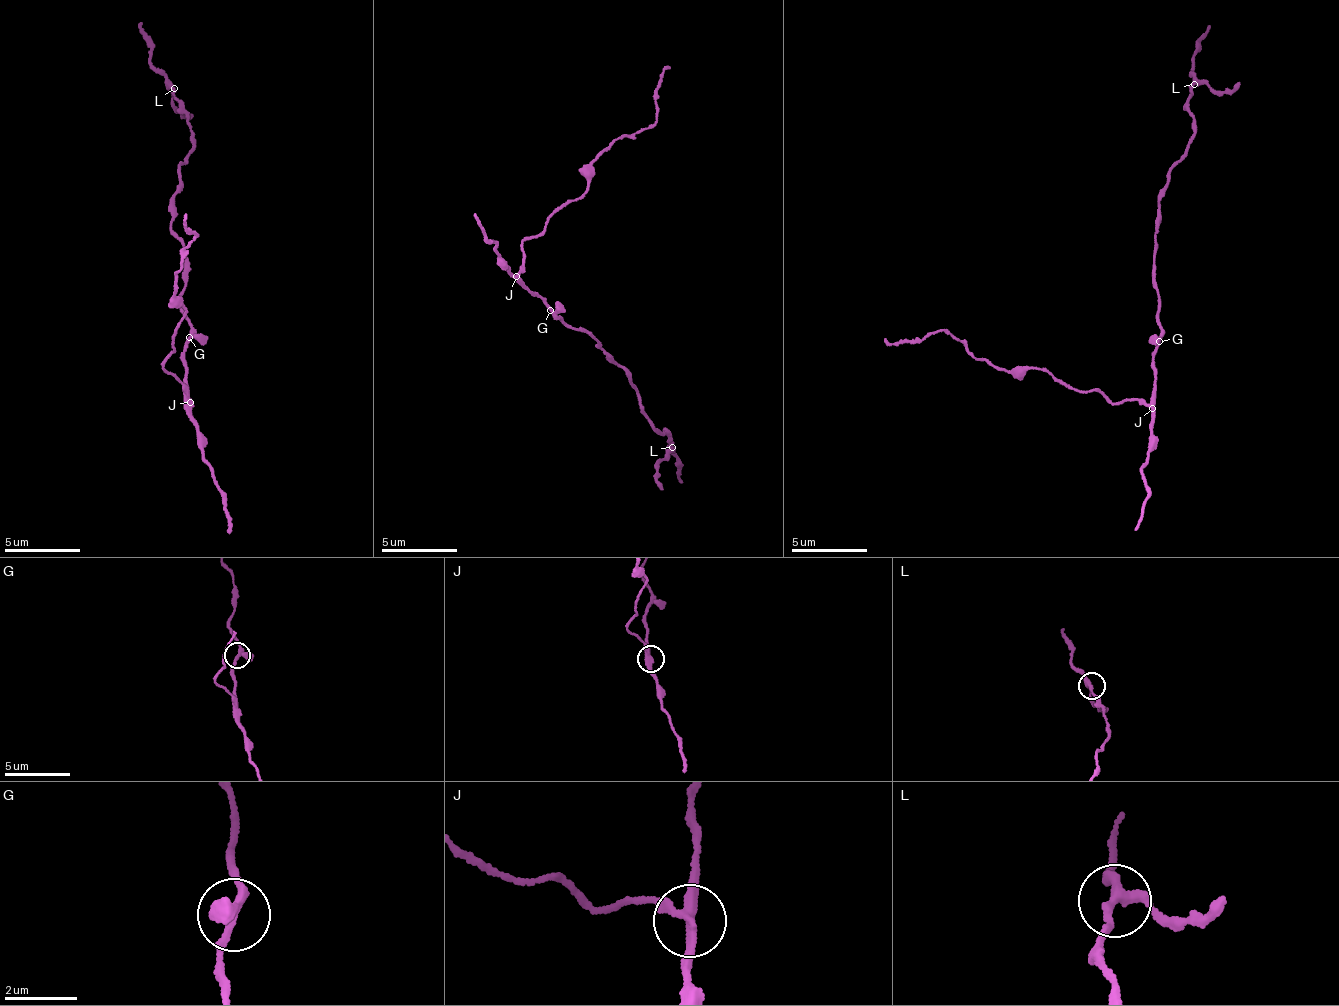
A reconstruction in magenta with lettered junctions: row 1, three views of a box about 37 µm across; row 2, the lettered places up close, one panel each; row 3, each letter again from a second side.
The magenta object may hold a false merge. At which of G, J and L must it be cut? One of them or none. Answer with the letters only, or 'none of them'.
J

